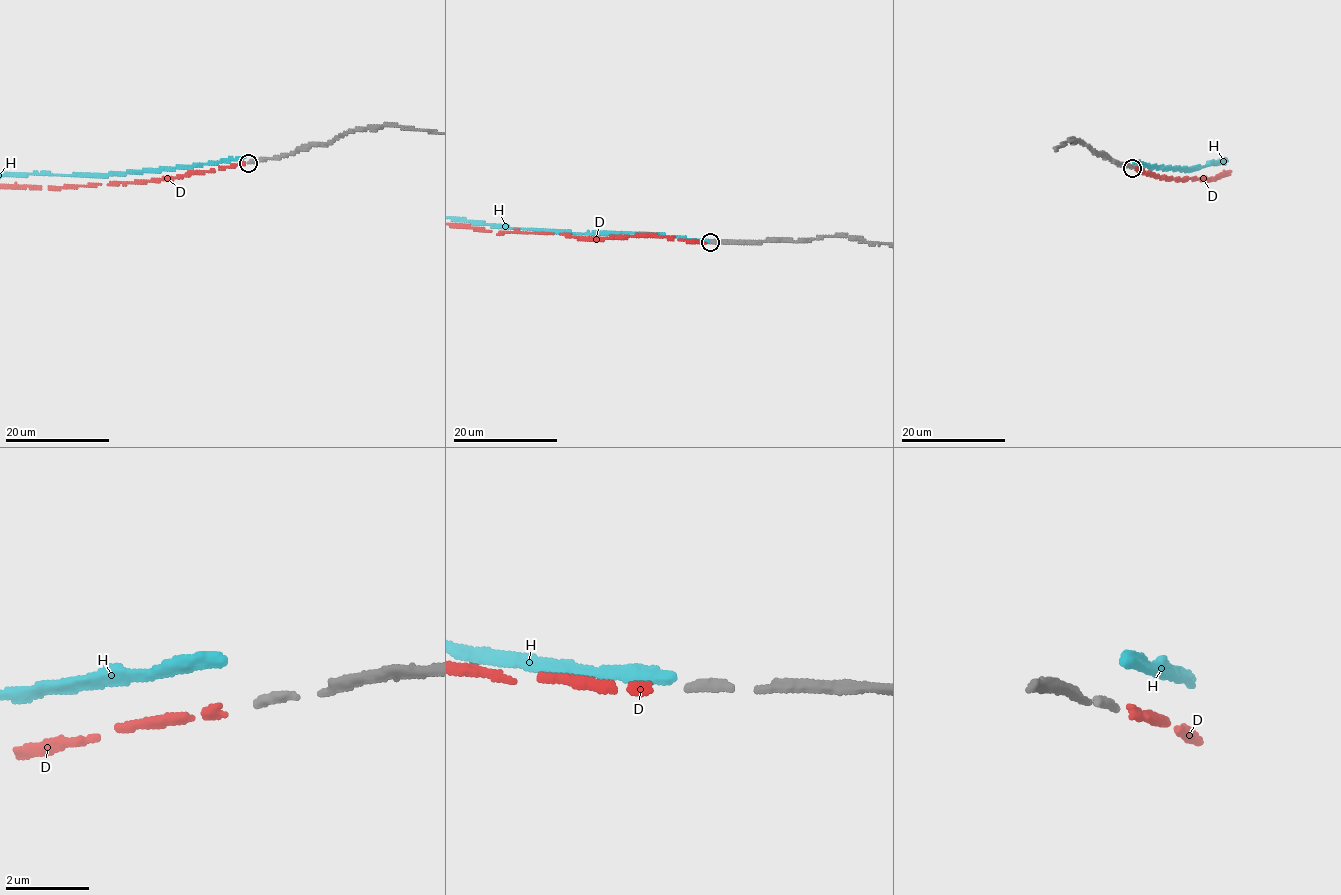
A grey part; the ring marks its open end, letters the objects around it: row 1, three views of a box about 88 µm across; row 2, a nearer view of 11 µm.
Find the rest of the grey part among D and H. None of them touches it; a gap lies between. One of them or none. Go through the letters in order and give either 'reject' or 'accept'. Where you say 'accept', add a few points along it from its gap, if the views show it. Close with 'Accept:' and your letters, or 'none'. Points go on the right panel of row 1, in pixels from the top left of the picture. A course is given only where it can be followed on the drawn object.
D: accept
H: reject
Accept: D

